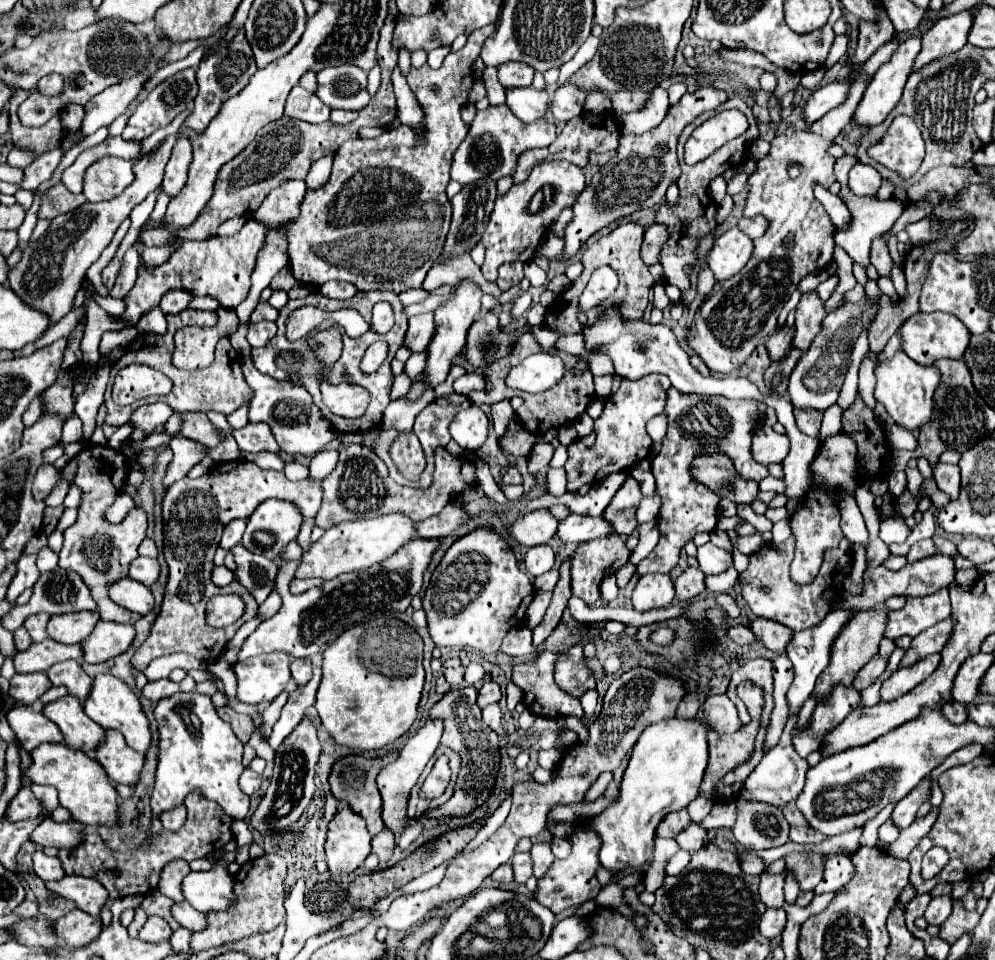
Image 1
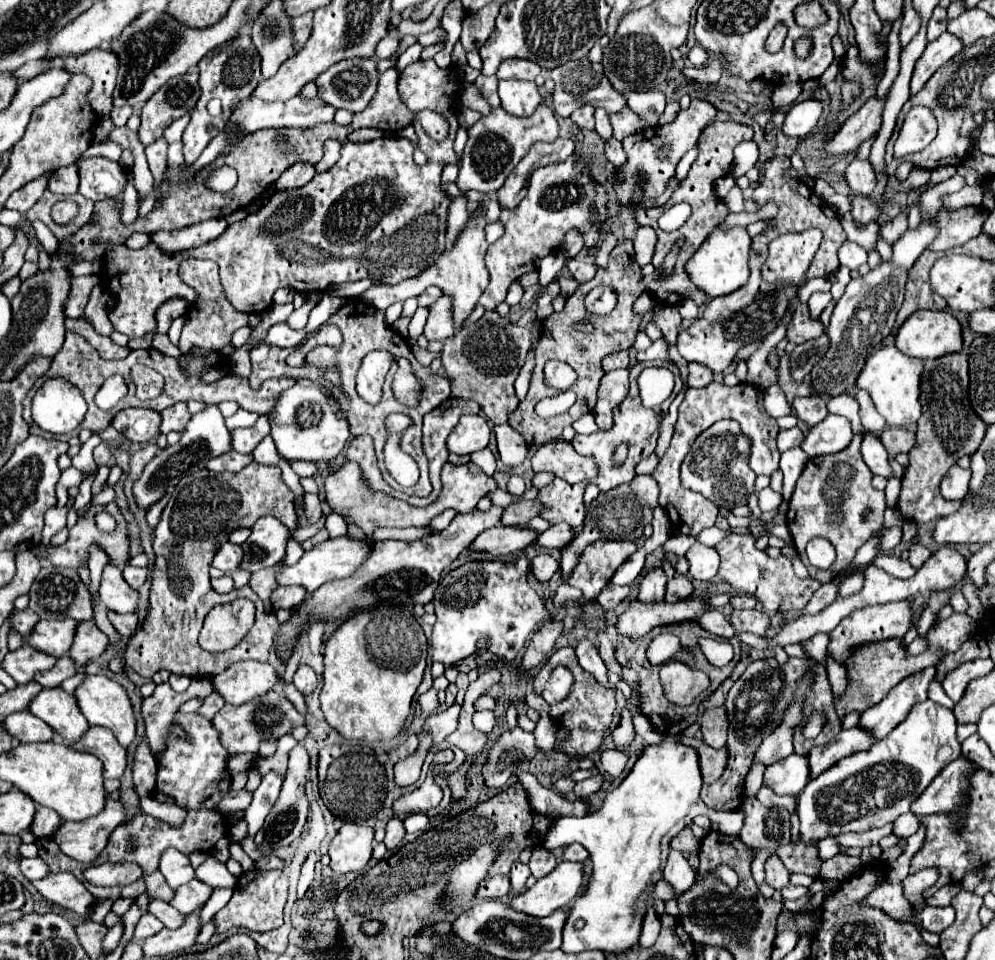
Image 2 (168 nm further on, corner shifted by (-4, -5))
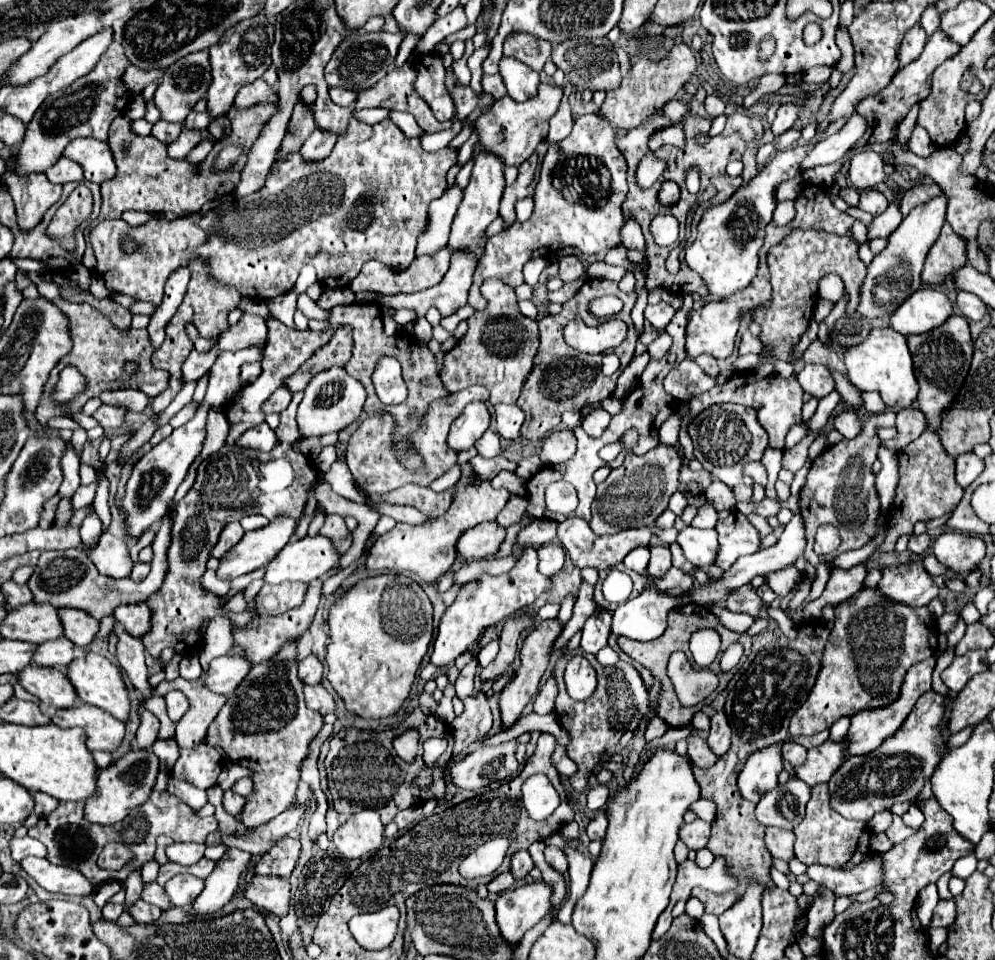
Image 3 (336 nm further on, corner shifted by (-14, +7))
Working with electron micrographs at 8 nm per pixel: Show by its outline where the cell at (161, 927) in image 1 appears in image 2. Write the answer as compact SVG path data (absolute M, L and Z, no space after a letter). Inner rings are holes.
M142 914L142 918L138 920L136 928L134 928L134 940L142 942L144 938L160 932L164 928L164 924L160 920L156 920L152 914Z

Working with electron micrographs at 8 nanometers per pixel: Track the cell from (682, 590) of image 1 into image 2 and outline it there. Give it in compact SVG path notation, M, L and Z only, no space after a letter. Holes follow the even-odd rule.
M674 576L672 580L668 580L668 586L666 586L666 600L668 602L676 602L676 600L682 600L682 598L688 598L690 594L694 592L692 588L692 582L686 578L686 576Z

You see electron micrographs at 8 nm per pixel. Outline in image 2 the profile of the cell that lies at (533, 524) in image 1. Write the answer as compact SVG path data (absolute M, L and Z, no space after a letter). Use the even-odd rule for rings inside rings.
M494 526L492 530L484 530L472 544L470 544L470 552L486 552L492 556L502 556L502 554L510 554L510 552L518 552L524 550L526 546L532 546L532 542L536 540L536 532L518 528L518 526Z

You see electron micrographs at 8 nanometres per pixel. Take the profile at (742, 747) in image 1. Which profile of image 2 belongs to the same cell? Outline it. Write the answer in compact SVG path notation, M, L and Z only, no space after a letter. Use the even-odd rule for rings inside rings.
M680 734L680 744L692 746L696 750L696 754L700 756L700 772L702 772L702 780L706 784L712 784L722 776L726 762L728 762L726 750L714 750L714 748L706 746L704 742L700 742L696 738L688 738L684 734Z

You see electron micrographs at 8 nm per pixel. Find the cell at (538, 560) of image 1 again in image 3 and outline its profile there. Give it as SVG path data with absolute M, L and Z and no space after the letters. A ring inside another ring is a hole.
M548 542L538 546L538 570L544 576L554 576L564 566L566 550L558 542Z

